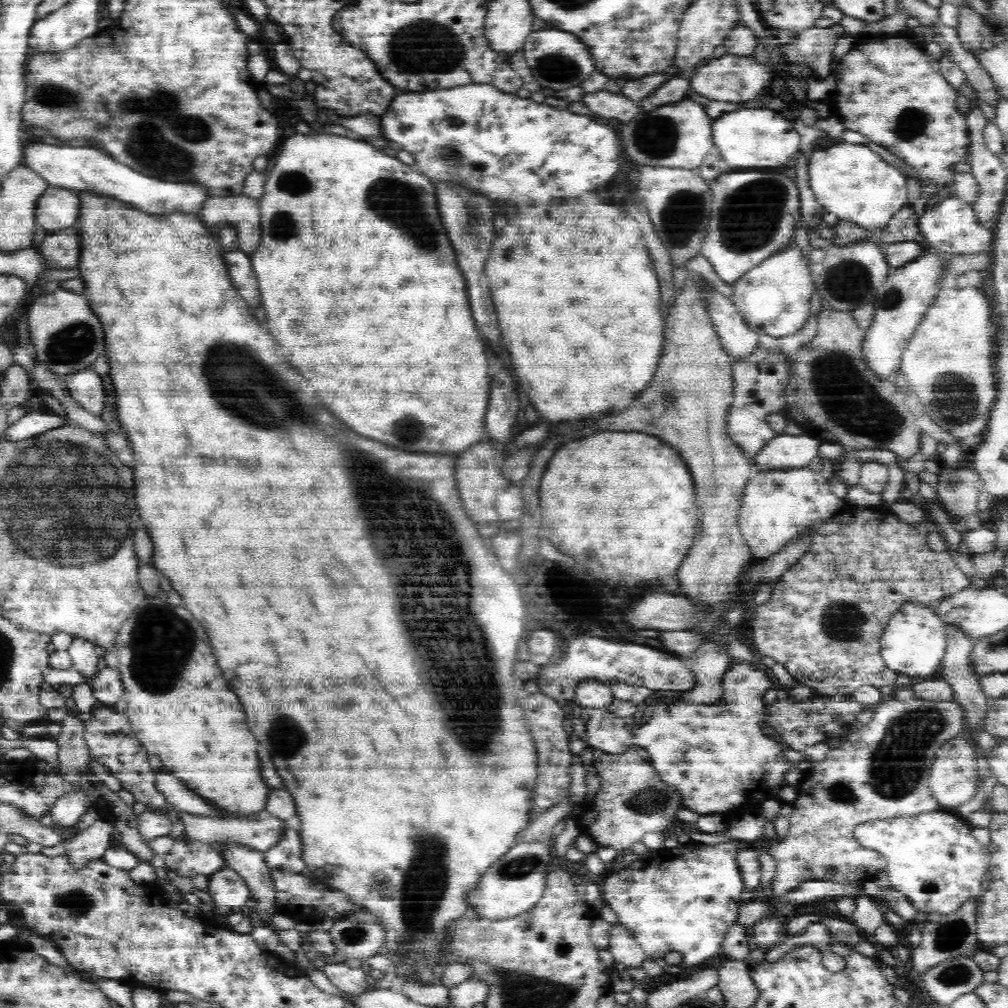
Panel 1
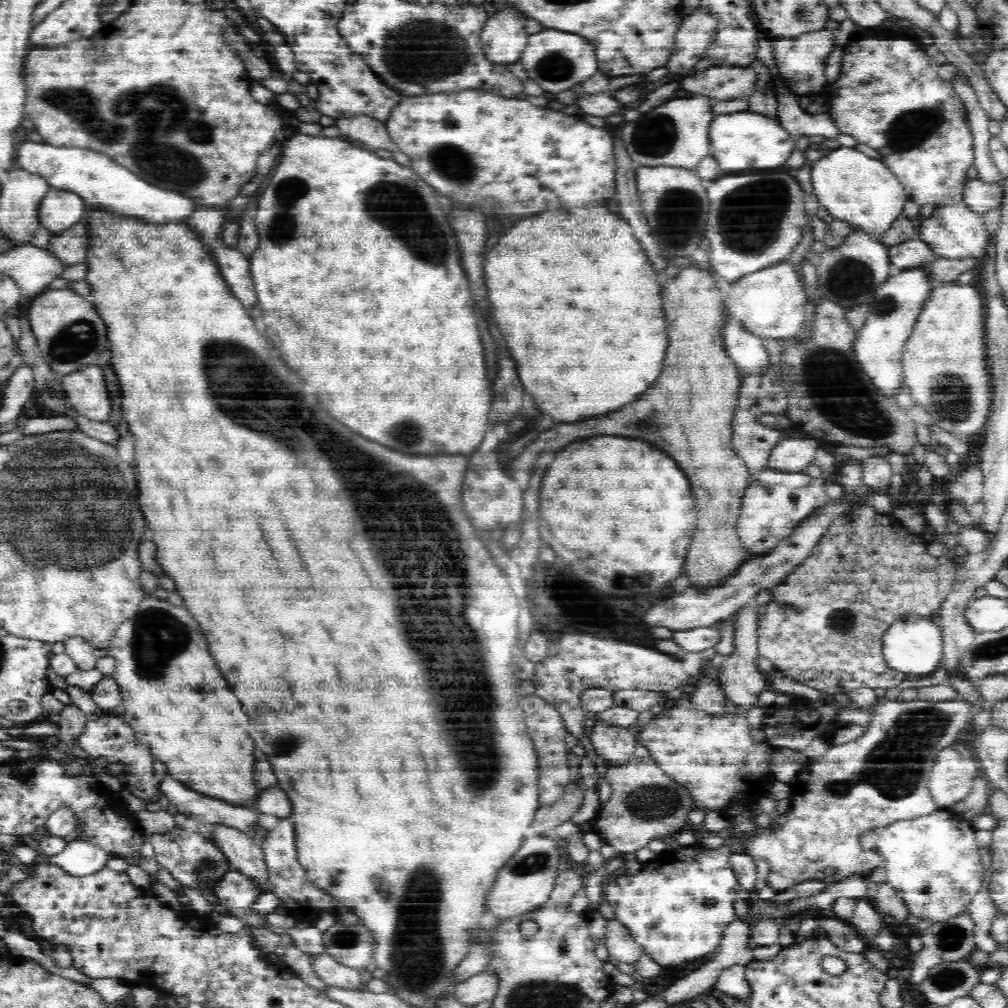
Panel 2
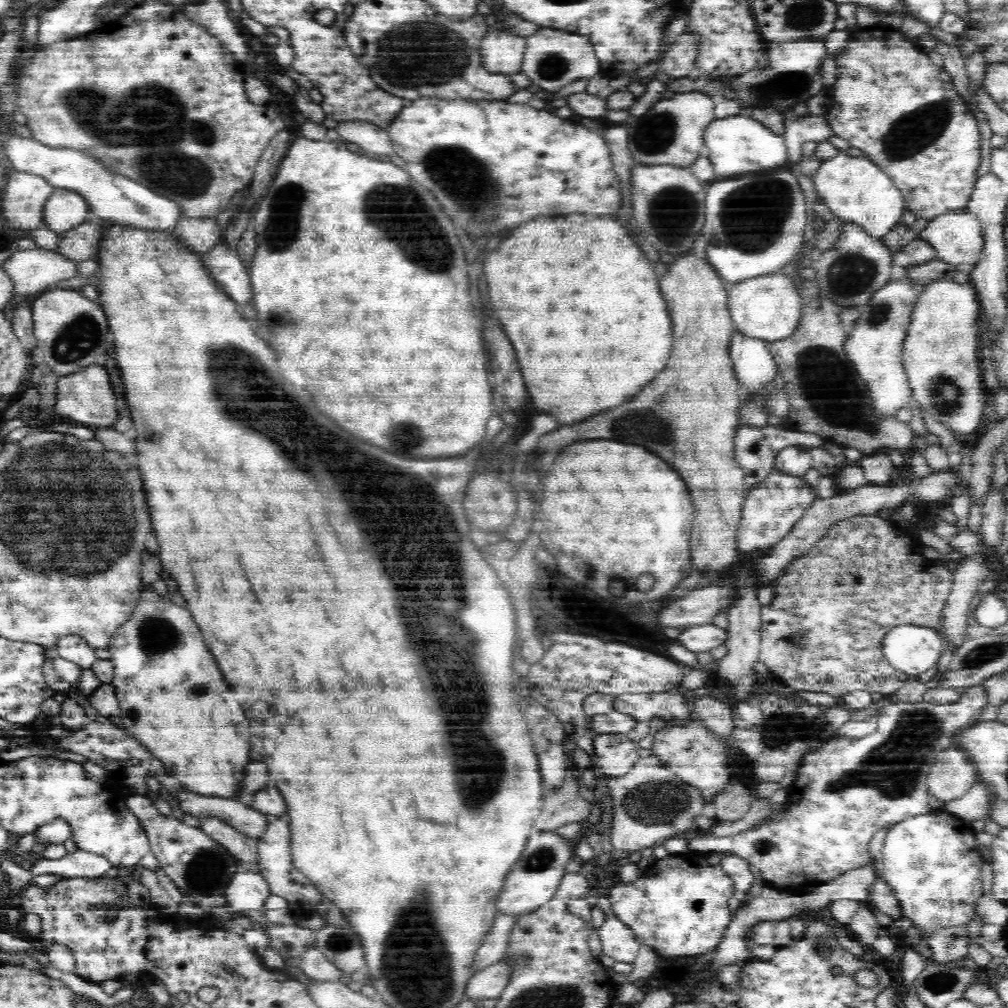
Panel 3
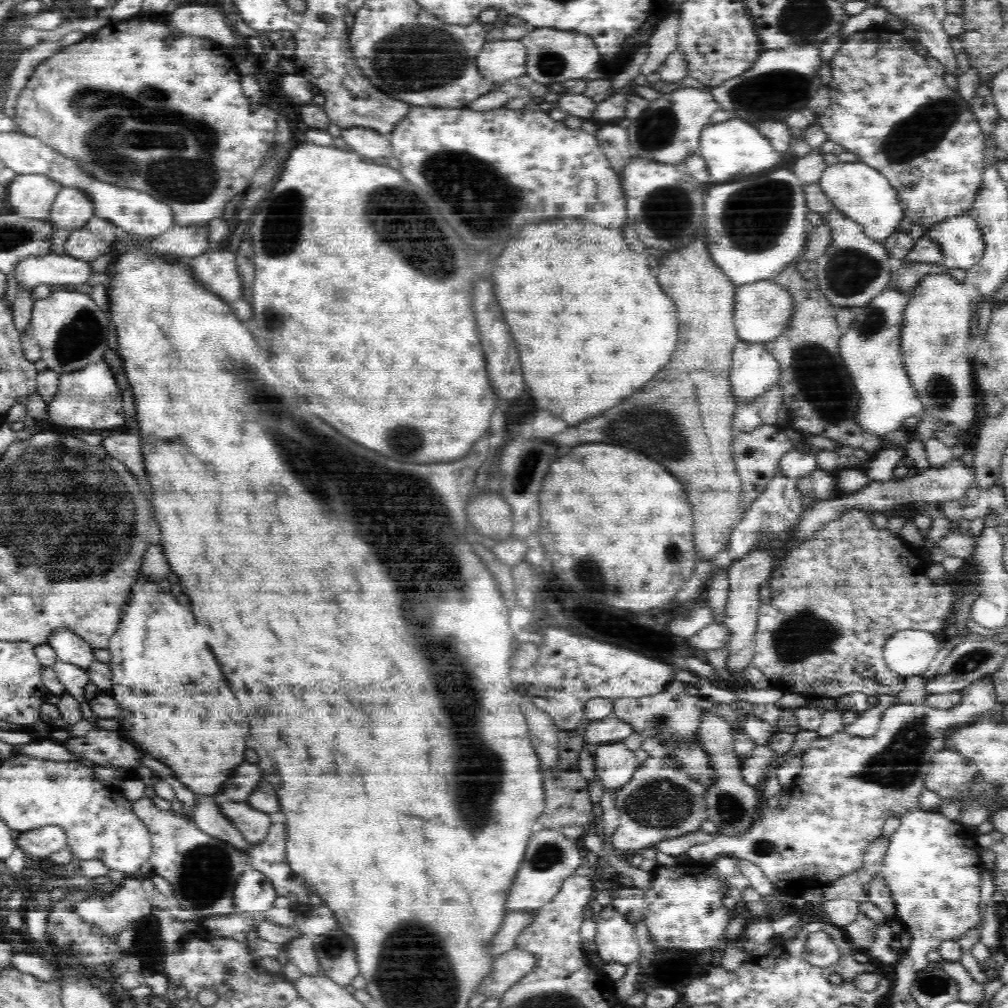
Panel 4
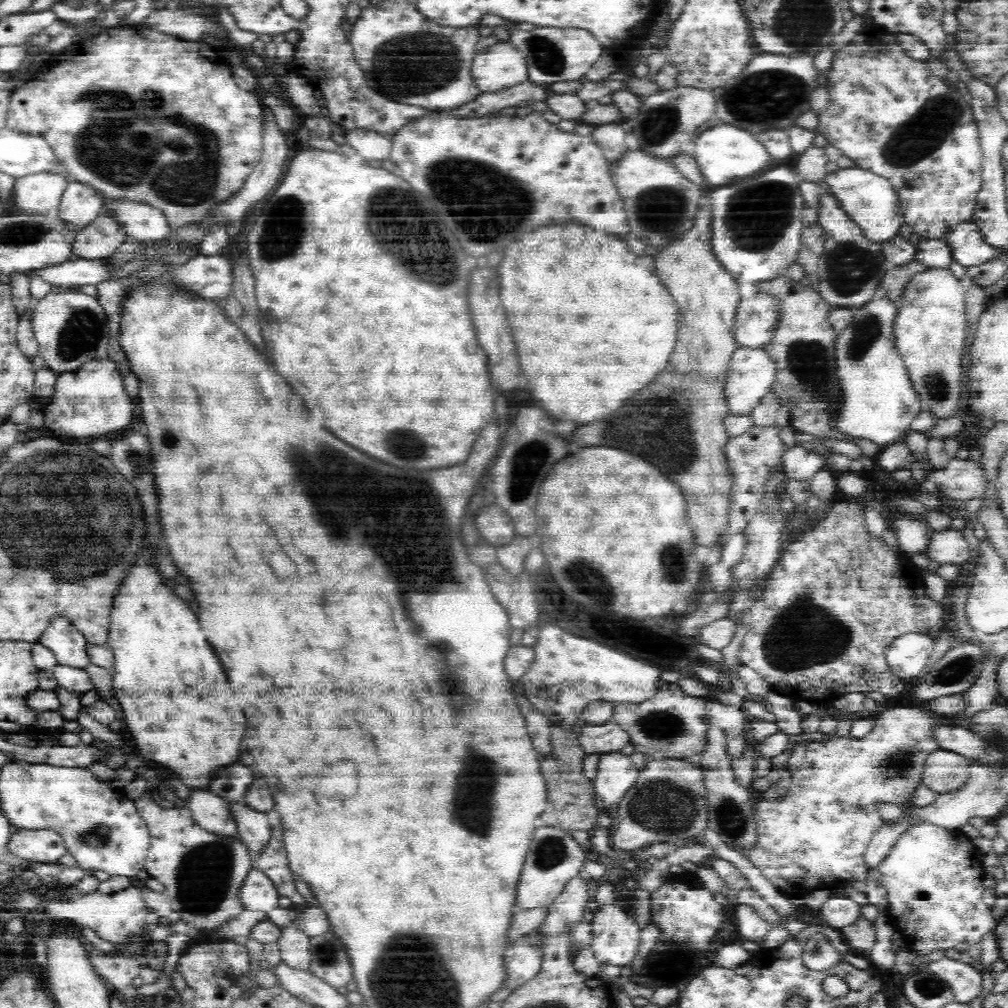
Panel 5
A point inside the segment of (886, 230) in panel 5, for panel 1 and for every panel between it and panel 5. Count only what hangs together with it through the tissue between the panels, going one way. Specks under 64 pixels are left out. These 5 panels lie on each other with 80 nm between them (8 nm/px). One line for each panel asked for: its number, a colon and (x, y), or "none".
1: (855, 184)
2: (862, 191)
3: (857, 191)
4: (862, 193)

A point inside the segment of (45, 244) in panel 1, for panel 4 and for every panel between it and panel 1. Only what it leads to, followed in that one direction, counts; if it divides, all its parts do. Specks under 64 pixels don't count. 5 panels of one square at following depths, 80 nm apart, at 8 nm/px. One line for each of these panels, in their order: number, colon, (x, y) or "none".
2: (69, 246)
3: (78, 245)
4: (87, 243)

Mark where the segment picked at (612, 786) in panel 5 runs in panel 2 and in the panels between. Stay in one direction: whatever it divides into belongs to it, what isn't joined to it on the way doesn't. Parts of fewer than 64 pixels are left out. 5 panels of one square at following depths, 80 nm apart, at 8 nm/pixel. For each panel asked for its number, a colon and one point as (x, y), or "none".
2: (613, 744)
3: (616, 754)
4: (614, 764)

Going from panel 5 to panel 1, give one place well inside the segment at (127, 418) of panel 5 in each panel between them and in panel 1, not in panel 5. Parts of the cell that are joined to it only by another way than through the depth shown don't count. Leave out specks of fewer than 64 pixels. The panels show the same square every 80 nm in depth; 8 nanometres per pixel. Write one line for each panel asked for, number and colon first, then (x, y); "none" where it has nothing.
1: (85, 386)
2: (86, 389)
3: (86, 397)
4: (89, 399)

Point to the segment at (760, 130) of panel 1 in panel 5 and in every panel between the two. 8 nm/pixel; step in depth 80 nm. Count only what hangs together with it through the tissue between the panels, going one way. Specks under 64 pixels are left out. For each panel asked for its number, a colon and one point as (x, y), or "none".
2: (742, 140)
3: (736, 144)
4: (729, 149)
5: (724, 153)

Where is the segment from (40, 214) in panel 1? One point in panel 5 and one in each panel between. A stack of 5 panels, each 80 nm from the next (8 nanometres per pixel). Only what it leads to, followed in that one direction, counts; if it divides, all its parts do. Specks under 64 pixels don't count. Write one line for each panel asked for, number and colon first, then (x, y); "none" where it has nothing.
2: (59, 210)
3: (65, 209)
4: (71, 209)
5: (81, 204)

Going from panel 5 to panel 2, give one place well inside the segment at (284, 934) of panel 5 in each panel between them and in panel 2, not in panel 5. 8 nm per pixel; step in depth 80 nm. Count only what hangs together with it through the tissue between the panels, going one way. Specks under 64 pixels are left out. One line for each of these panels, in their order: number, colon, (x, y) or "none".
2: (333, 973)
3: (313, 963)
4: (300, 950)

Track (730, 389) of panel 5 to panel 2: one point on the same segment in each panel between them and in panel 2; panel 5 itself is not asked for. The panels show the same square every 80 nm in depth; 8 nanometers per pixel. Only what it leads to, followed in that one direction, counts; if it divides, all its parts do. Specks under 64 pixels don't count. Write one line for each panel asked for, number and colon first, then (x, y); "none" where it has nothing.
2: (748, 351)
3: (754, 367)
4: (754, 370)

